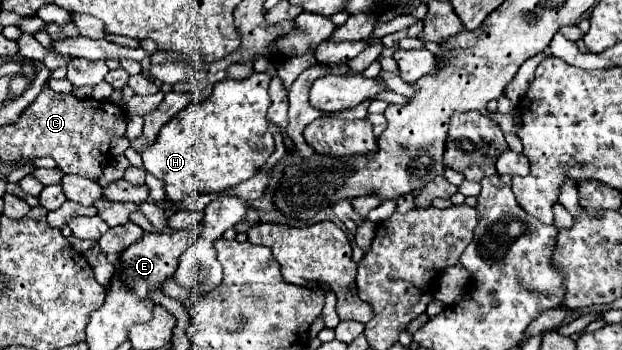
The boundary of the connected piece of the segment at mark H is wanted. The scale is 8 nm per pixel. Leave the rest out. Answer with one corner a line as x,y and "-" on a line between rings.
254,72
244,80
222,80
214,84
214,90
206,102
194,102
182,112
178,112
168,124
162,126
152,146
142,152
144,168
154,174
166,186
166,198
170,202
180,202
192,192
198,194
220,194
226,188
232,188
248,178
252,178
272,156
274,138
266,128
266,112
272,104
270,94
270,76

